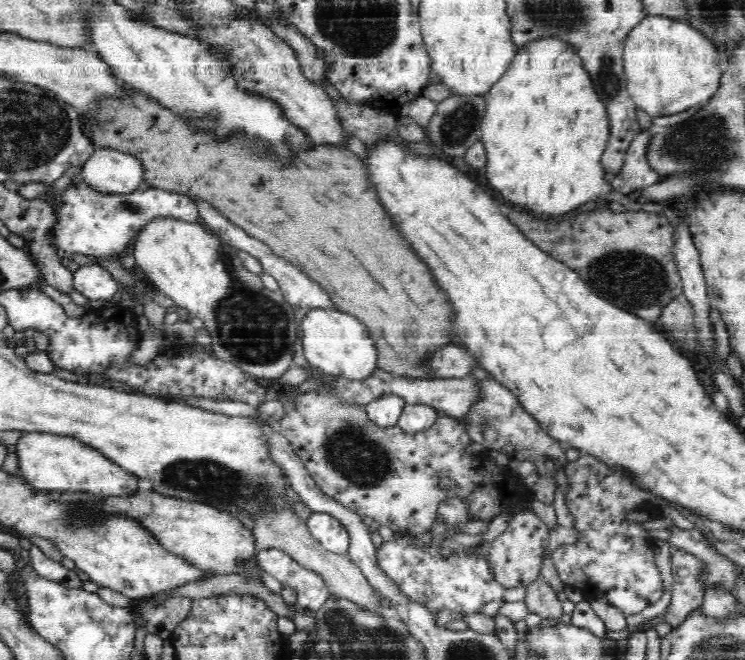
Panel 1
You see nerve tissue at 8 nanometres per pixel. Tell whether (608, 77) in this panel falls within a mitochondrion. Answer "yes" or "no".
yes

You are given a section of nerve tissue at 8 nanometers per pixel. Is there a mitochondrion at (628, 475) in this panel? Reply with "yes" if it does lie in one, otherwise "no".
no

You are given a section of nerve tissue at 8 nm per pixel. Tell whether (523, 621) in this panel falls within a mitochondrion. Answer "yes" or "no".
no

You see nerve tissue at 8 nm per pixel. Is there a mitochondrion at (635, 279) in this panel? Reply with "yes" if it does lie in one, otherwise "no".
yes

